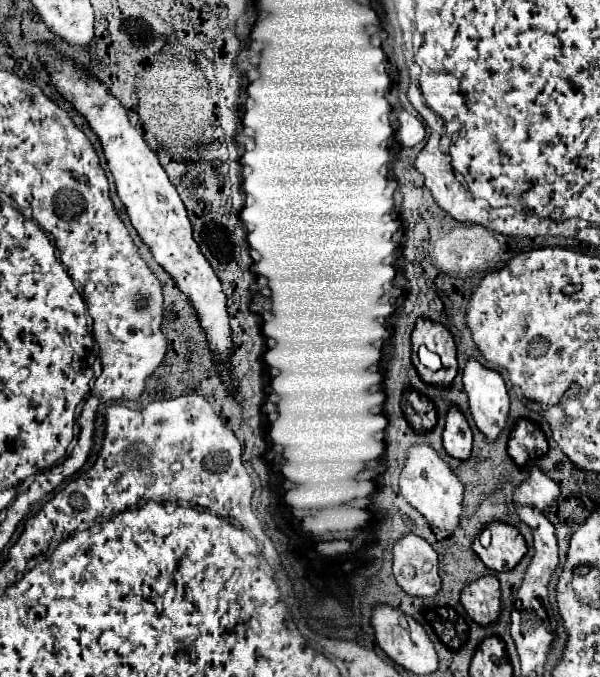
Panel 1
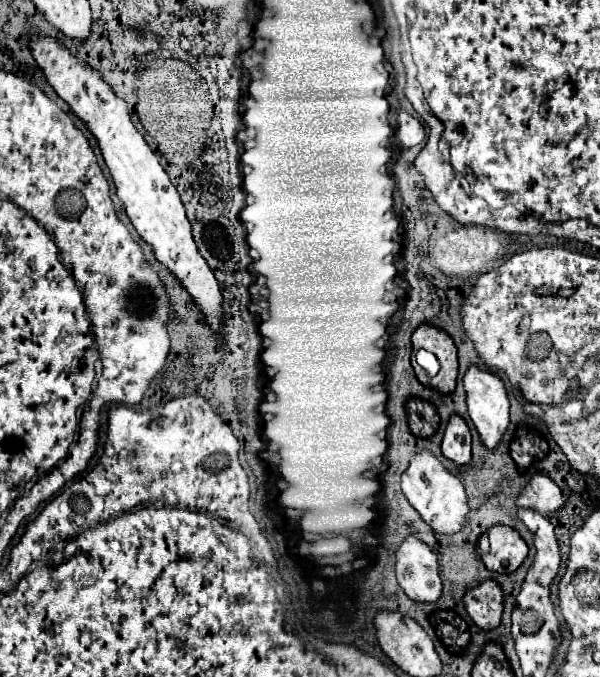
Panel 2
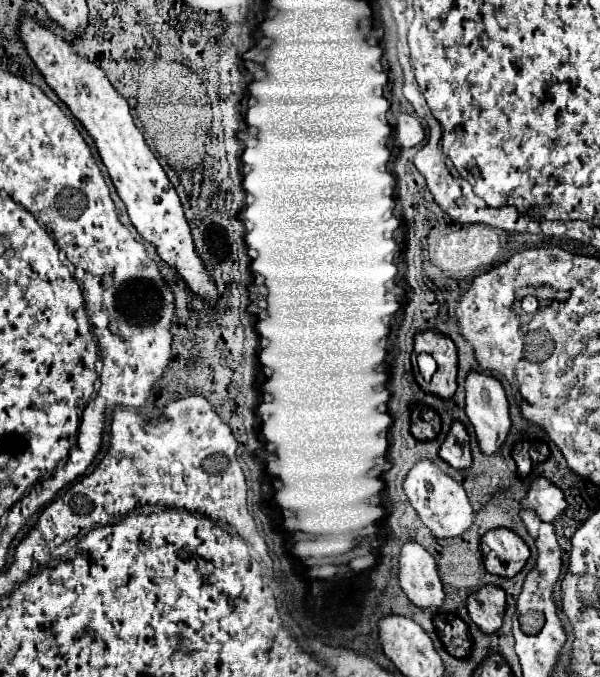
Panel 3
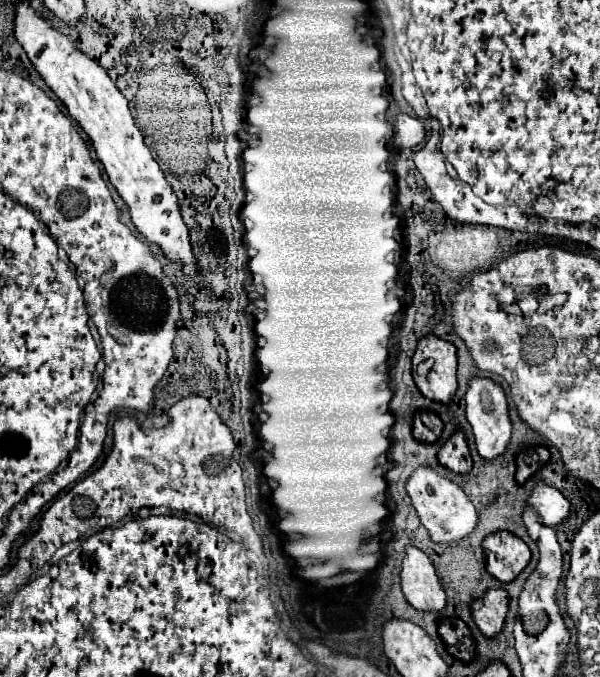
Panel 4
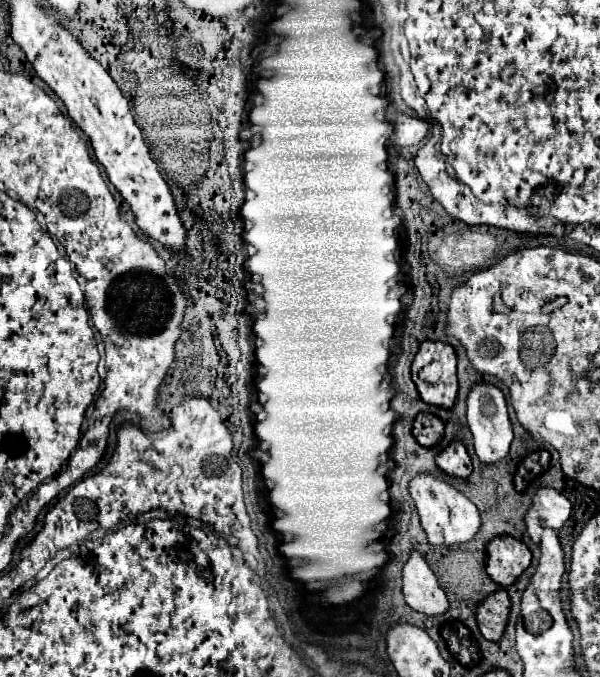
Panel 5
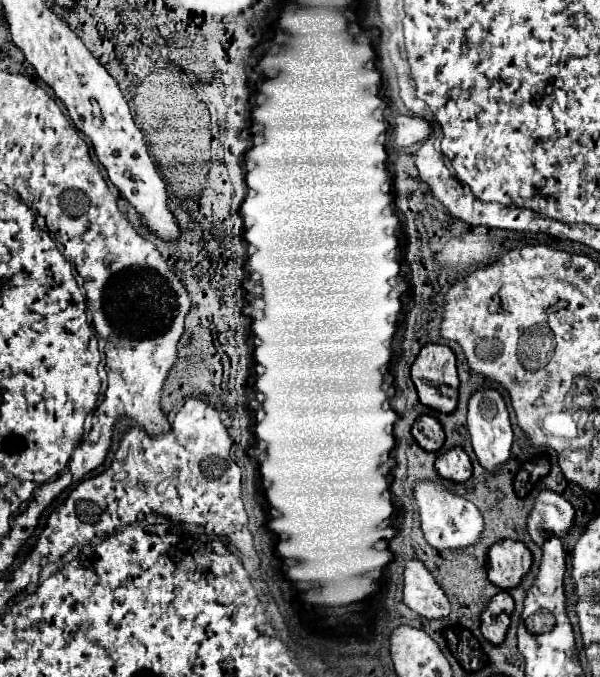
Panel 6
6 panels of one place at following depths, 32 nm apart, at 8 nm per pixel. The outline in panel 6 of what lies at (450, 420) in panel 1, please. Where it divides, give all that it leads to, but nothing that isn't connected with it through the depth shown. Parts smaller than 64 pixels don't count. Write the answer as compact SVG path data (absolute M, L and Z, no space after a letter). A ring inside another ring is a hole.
M454 446L436 458L436 470L442 478L454 482L466 482L472 476L472 462L464 452L464 448Z

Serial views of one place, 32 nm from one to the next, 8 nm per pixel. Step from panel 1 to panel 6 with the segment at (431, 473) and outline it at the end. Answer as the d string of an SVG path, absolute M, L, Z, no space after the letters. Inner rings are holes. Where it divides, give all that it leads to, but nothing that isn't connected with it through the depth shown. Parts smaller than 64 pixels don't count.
M418 480L414 484L412 496L418 504L422 532L430 546L434 546L438 550L454 550L454 548L464 548L464 546L476 544L480 540L480 532L484 528L482 514L464 496L456 494L454 490L442 486L440 482L434 482L434 480Z

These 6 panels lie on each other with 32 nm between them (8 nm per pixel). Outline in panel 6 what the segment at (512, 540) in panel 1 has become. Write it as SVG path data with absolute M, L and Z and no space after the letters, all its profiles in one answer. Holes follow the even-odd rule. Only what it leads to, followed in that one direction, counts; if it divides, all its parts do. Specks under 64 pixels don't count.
M518 540L494 542L488 550L488 578L498 588L514 588L520 584L522 576L530 570L532 554Z

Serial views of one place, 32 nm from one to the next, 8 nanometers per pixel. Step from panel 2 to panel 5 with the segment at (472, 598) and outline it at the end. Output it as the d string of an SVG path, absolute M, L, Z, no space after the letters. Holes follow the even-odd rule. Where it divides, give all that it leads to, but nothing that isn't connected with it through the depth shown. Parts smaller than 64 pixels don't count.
M496 590L492 594L488 594L476 608L476 620L480 626L480 632L486 640L500 640L504 628L506 628L506 620L510 614L510 598L508 592Z

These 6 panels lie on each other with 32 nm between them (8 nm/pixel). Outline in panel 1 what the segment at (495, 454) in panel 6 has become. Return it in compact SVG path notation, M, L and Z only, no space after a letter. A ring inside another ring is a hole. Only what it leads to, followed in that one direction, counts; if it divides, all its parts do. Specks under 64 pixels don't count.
M470 358L462 380L476 426L488 440L494 440L504 428L510 408L504 378L496 370L482 366L476 358Z

